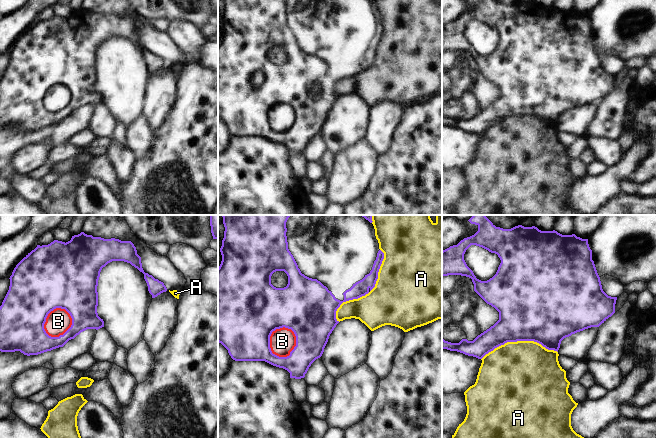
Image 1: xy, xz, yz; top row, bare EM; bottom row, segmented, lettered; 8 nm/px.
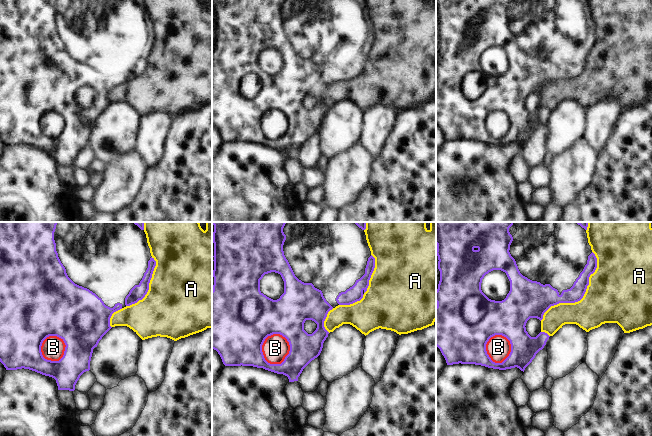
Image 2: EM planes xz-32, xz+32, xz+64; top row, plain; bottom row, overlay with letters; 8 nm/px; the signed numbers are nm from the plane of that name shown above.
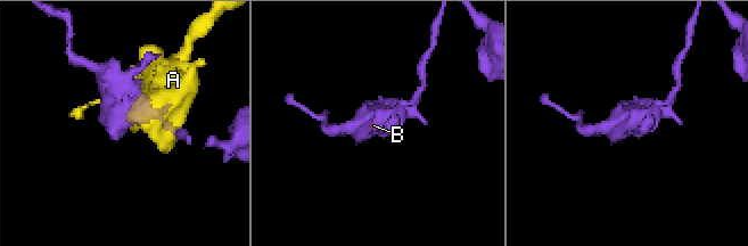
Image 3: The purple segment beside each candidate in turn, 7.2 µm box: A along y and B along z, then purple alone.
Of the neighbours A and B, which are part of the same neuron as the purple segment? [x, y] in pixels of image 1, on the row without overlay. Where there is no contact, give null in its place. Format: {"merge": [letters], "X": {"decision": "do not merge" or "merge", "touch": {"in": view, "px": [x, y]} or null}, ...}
{"merge": ["B"], "A": {"decision": "do not merge", "touch": {"in": "xz", "px": [368, 68]}}, "B": {"decision": "merge", "touch": {"in": "xz", "px": [296, 116]}}}

